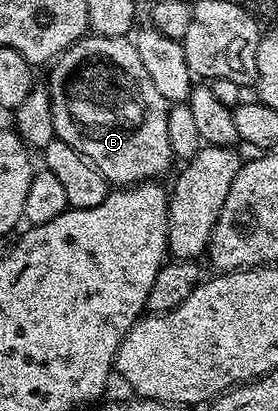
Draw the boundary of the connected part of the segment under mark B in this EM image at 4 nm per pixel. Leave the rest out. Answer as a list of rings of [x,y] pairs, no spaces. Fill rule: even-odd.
[[[84,36],[83,40],[76,41],[65,52],[60,53],[54,64],[50,66],[50,69],[49,92],[51,95],[51,111],[53,113],[53,127],[55,128],[56,138],[69,143],[69,147],[73,147],[82,157],[86,157],[87,160],[93,162],[101,171],[101,175],[105,175],[108,183],[115,187],[126,187],[128,185],[137,185],[140,181],[159,179],[159,176],[173,164],[171,148],[169,147],[169,121],[167,119],[169,102],[157,91],[156,85],[150,79],[148,71],[145,71],[145,66],[141,63],[134,40],[127,37]]]

